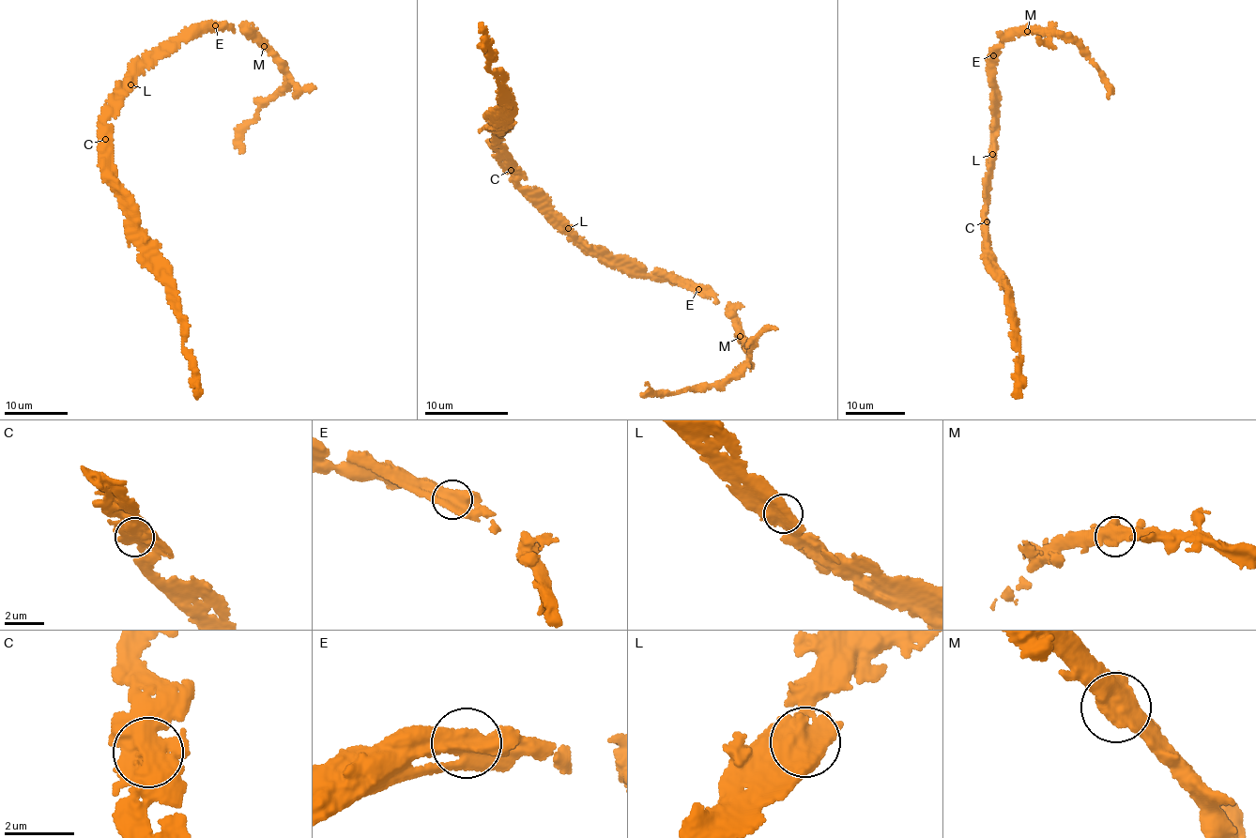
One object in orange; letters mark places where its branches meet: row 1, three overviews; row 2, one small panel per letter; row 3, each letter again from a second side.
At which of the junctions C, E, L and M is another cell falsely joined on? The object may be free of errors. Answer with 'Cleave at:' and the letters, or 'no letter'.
Cleave at: no letter

